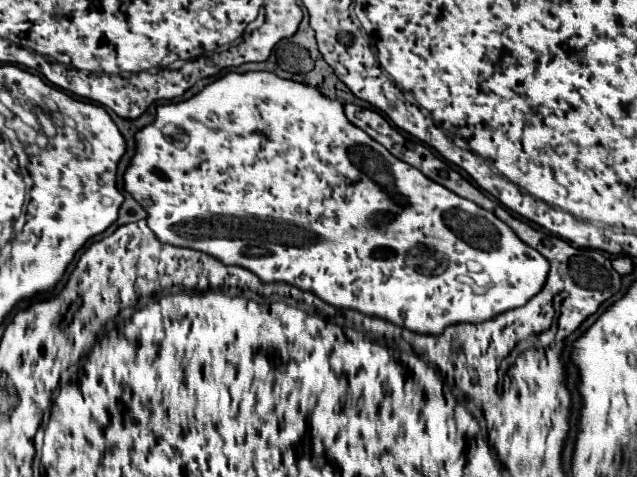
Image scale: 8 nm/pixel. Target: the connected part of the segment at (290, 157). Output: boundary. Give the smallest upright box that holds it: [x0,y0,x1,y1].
[124,71,548,335]

